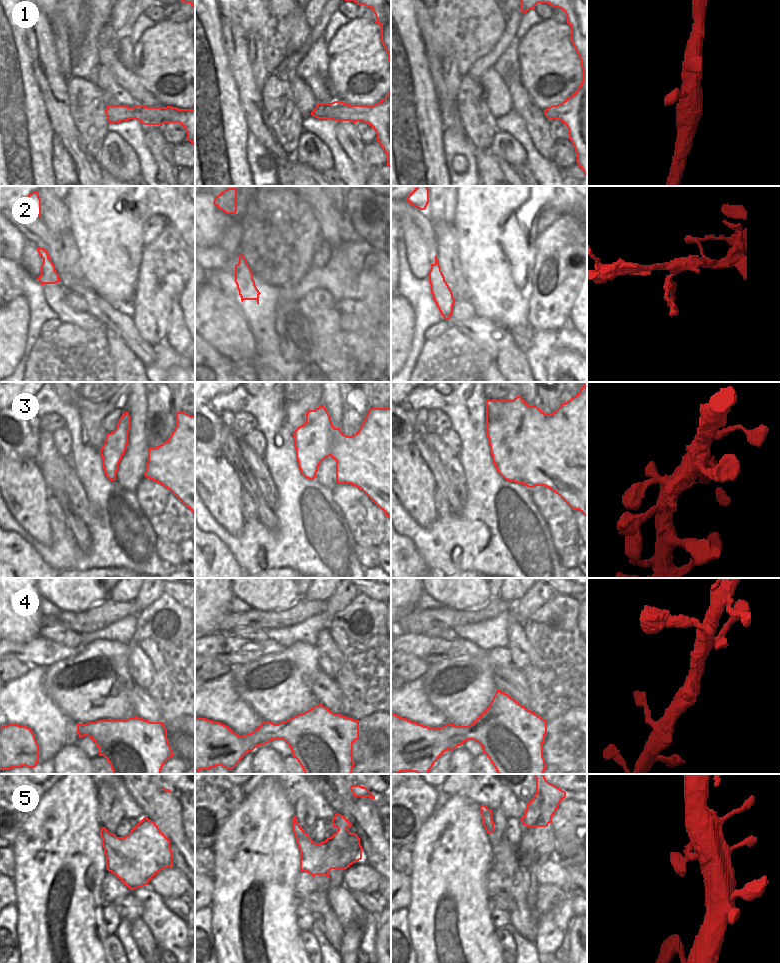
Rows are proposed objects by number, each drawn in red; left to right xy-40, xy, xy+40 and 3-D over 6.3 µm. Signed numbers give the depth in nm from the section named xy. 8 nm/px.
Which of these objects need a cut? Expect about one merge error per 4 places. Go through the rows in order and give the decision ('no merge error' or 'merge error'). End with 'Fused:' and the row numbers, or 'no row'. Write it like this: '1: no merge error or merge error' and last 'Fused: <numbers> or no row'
1: no merge error
2: no merge error
3: no merge error
4: no merge error
5: no merge error
Fused: no row

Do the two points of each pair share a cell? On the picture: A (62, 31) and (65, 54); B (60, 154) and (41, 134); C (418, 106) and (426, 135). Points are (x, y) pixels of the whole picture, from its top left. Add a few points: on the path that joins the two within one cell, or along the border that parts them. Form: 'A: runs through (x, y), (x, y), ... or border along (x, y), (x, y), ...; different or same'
A: runs through (62, 37), (62, 48); same
B: border along (53, 133), (53, 170); different
C: runs through (418, 113), (418, 126), (420, 128); same

